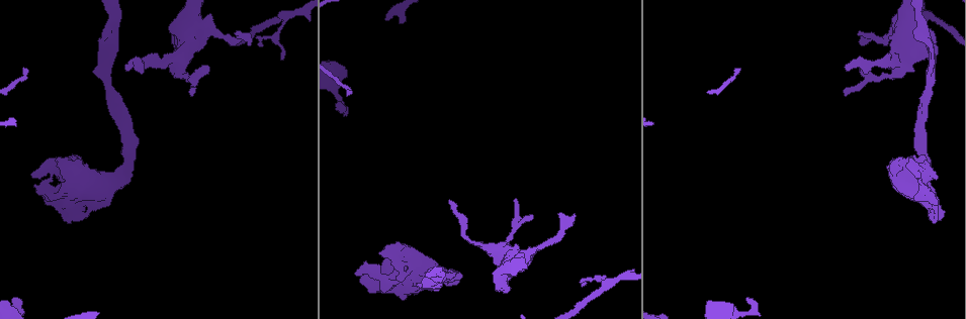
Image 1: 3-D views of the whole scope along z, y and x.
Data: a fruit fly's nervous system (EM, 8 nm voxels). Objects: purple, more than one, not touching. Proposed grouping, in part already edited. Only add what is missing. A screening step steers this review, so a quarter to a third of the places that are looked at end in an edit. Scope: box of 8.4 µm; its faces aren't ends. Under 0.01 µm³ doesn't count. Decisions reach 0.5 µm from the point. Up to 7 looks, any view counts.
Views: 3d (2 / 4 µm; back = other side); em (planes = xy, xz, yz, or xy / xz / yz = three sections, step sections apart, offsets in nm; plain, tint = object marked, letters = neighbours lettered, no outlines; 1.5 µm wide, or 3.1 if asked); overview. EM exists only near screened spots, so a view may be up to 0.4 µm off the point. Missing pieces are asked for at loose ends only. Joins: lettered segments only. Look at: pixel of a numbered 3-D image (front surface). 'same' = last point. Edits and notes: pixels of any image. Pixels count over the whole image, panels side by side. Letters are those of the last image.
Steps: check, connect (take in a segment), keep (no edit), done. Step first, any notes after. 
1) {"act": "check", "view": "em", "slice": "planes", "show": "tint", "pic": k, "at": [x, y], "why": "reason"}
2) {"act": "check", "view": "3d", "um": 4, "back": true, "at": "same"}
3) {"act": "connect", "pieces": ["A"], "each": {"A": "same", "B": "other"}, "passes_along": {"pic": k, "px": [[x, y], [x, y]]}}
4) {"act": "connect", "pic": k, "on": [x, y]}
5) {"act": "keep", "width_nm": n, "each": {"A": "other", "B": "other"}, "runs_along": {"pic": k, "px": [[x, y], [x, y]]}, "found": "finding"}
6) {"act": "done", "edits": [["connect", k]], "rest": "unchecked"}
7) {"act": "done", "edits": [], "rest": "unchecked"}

{"act": "check", "view": "em", "slice": "yz", "step": 4, "show": "letters", "pic": 1, "at": [355, 275], "why": "tapers out"}

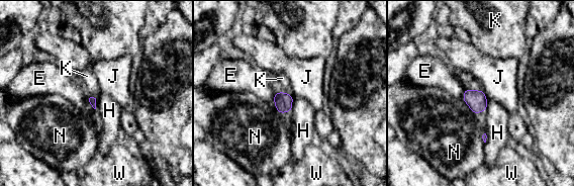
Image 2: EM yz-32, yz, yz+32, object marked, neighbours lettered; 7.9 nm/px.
{"act": "keep", "each": {"E": "other", "H": "other", "J": "other", "K": "other", "N": "other", "W": "other"}, "border": {"pic": 2, "px": [[87, 95], [97, 98]]}, "found": "no lettered segment goes on from it"}

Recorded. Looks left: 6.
{"act": "check", "view": "em", "slice": "xy", "step": 4, "show": "letters", "pic": 1, "at": [124, 66], "why": "thin end"}

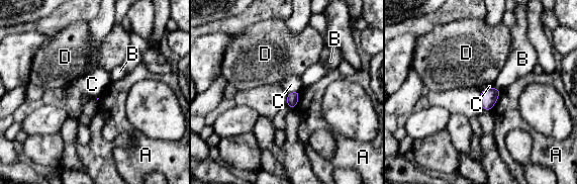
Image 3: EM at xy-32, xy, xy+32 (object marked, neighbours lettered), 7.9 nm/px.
{"act": "check", "view": "em", "slice": "planes", "show": "letters", "at": "same", "why": "another direction"}

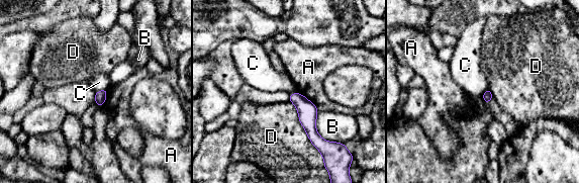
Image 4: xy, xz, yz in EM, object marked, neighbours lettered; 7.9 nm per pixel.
{"act": "keep", "longest_contact_nm": ["D", 500], "each": {"A": "other", "B": "other", "C": "other", "D": "other"}, "runs_along": {"pic": 4, "px": [[292, 96], [307, 111], [320, 145]]}, "found": "no lettered segment goes on from it"}

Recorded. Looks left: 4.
{"act": "check", "view": "3d", "um": 2, "pic": 1, "at": [260, 43]}

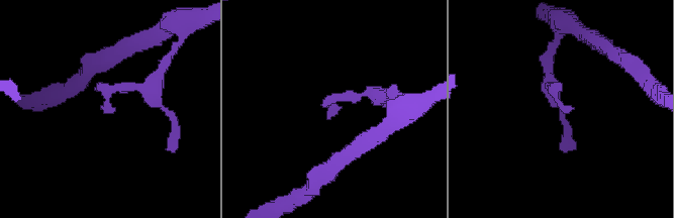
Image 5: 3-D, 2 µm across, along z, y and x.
{"act": "check", "view": "em", "slice": "xz", "step": 4, "show": "tint", "pic": 5, "at": [104, 111], "why": "need the tissue"}

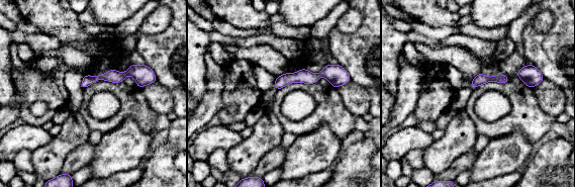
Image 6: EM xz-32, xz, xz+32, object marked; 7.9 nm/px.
{"act": "check", "view": "em", "slice": "planes", "show": "letters", "at": "same"}

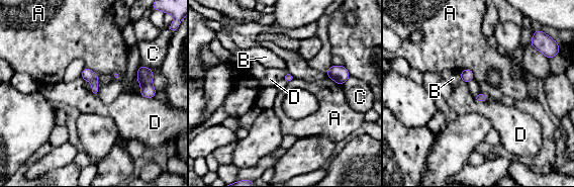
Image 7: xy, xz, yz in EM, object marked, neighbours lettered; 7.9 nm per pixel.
{"act": "keep", "each": {"A": "other", "B": "other", "C": "other", "D": "other"}, "border": {"pic": 7, "px": [[473, 96], [477, 100], [488, 98]]}, "found": "none of them fits"}

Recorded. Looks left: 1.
{"act": "done", "edits": [], "rest": "unchecked"}

